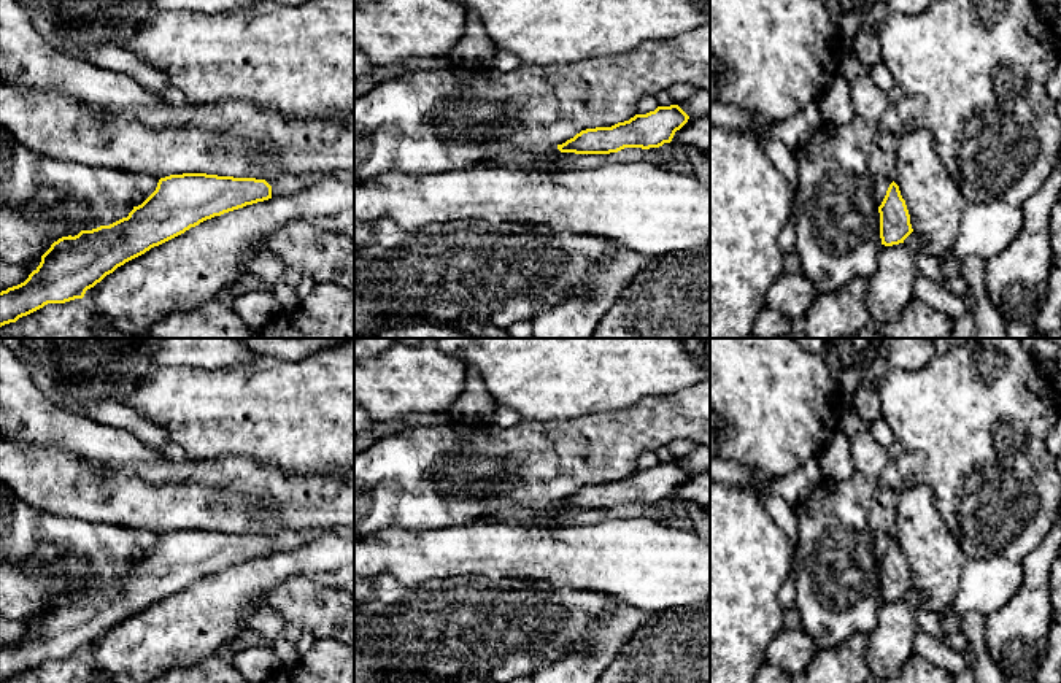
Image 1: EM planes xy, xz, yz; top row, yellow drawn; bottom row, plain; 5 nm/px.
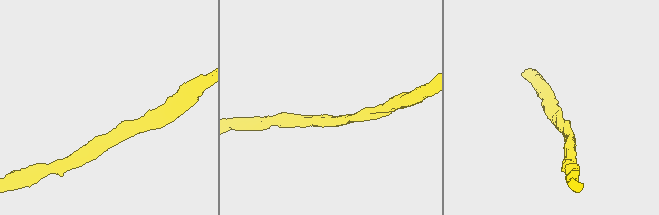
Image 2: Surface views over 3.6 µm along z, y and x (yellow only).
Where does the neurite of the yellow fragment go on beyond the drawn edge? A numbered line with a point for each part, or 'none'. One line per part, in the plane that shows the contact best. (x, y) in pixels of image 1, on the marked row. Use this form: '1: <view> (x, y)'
none

